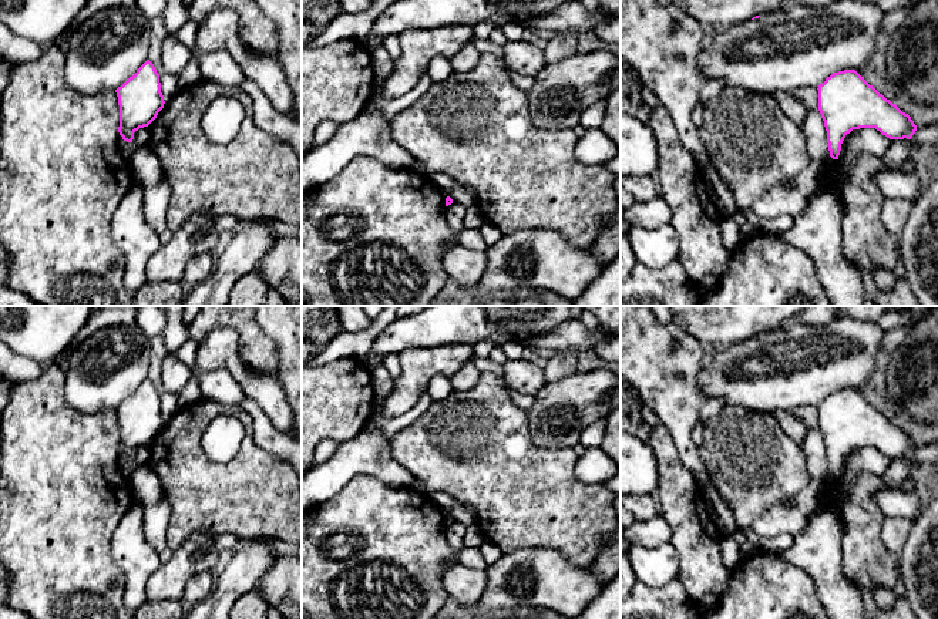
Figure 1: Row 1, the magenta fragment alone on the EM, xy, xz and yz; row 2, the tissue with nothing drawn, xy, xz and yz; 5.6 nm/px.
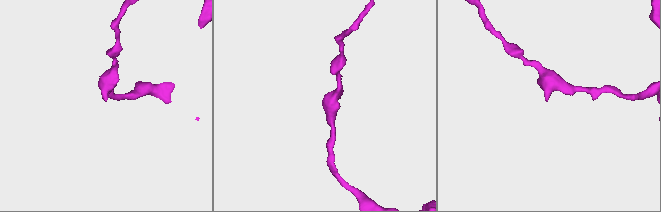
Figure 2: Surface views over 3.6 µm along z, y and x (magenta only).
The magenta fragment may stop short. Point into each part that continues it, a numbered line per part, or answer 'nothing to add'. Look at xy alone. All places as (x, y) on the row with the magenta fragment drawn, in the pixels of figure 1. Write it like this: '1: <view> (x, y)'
nothing to add

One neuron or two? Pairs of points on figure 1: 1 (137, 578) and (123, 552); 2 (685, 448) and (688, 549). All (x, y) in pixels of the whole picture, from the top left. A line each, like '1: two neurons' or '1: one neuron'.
1: one neuron
2: two neurons

